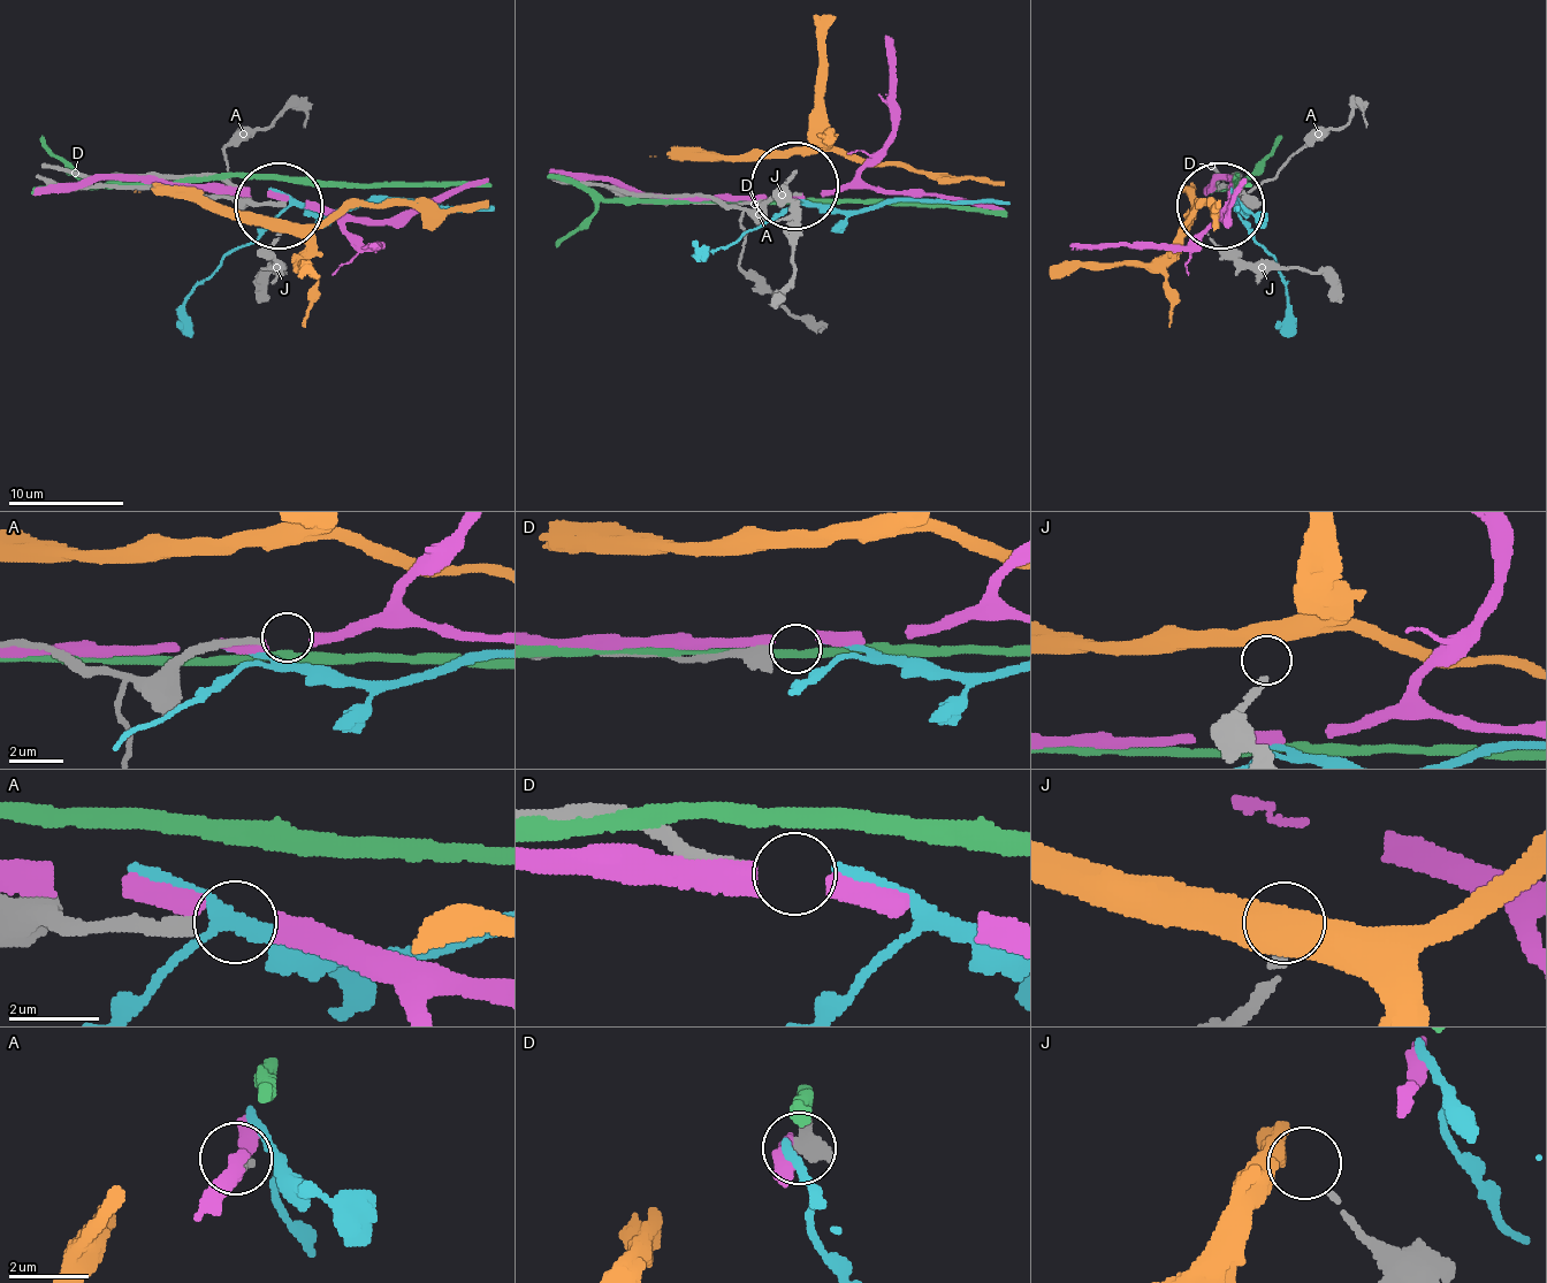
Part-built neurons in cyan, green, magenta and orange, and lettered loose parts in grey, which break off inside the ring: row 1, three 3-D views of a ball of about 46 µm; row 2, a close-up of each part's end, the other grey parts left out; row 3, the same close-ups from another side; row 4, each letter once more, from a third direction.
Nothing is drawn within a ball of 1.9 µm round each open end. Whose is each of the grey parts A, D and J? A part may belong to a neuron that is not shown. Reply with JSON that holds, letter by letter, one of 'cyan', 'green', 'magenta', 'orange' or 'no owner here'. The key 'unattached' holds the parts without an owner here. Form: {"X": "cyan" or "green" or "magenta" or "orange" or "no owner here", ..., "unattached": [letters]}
{"A": "no owner here", "D": "cyan", "J": "orange", "unattached": ["A"]}

